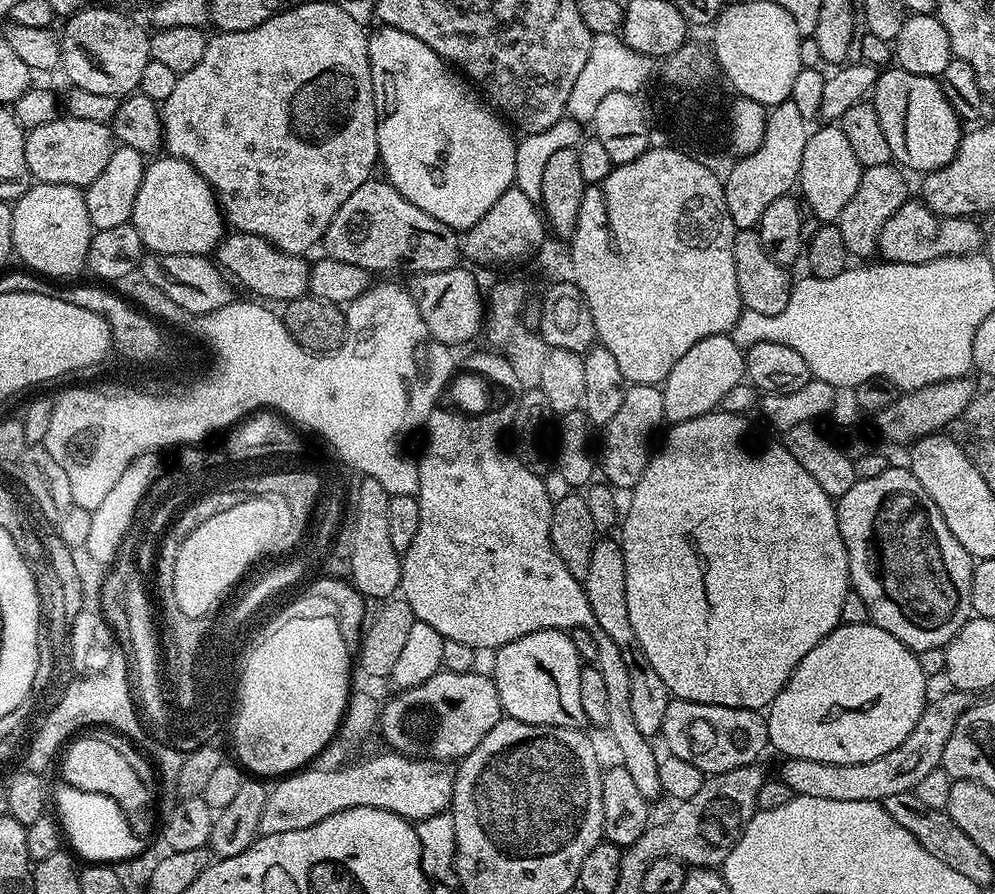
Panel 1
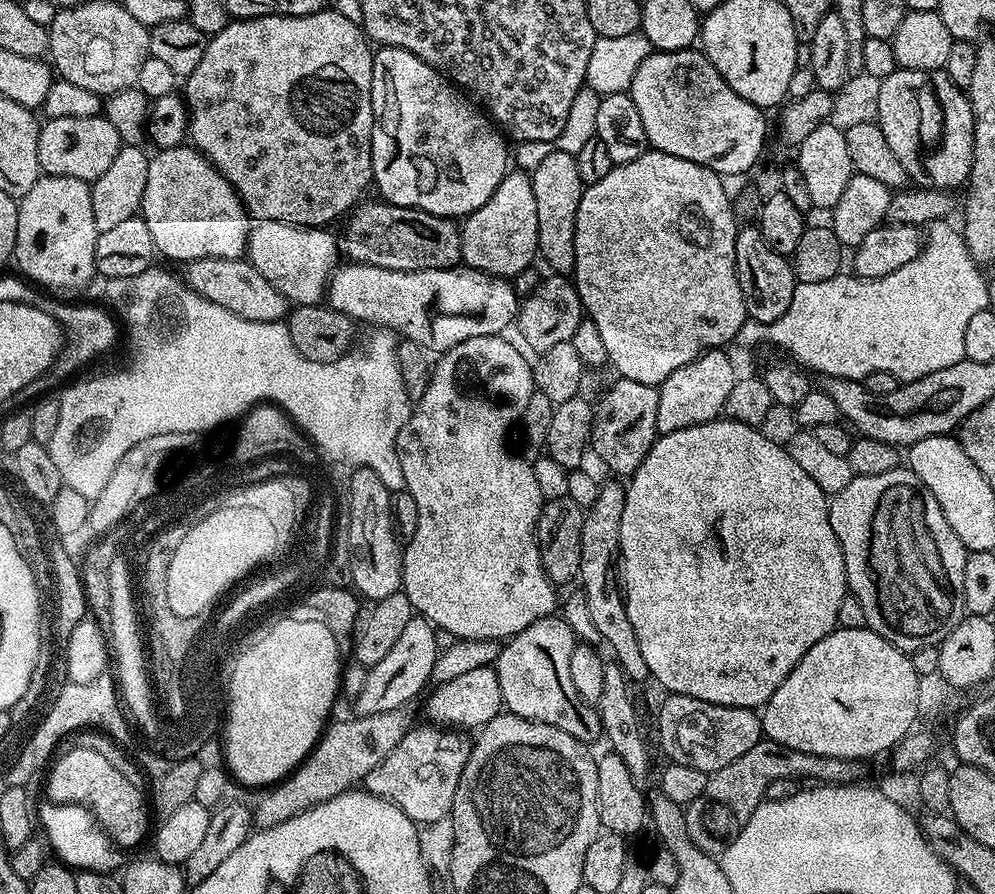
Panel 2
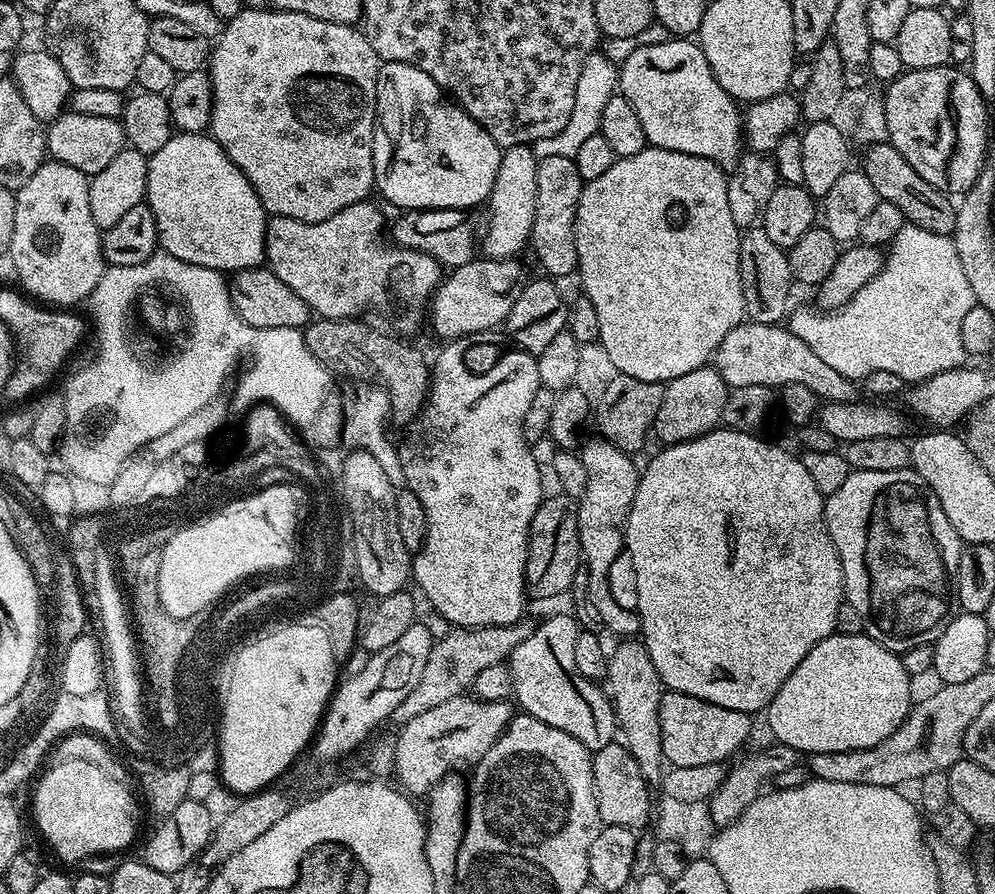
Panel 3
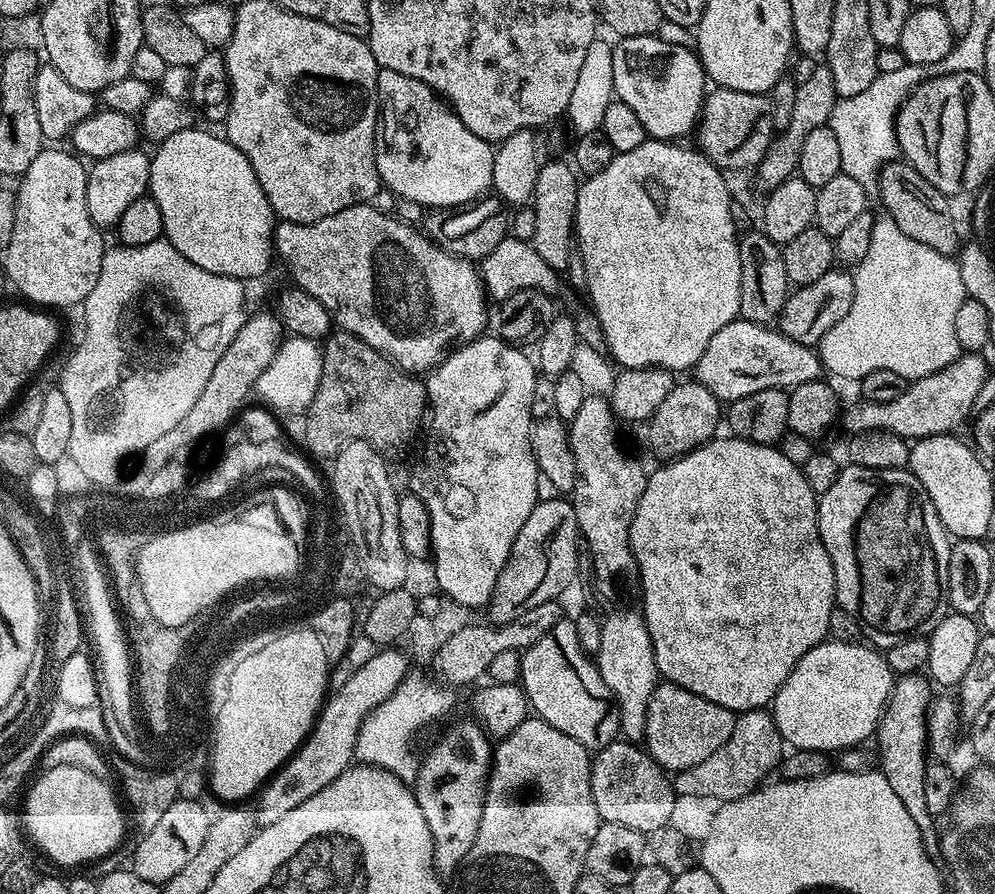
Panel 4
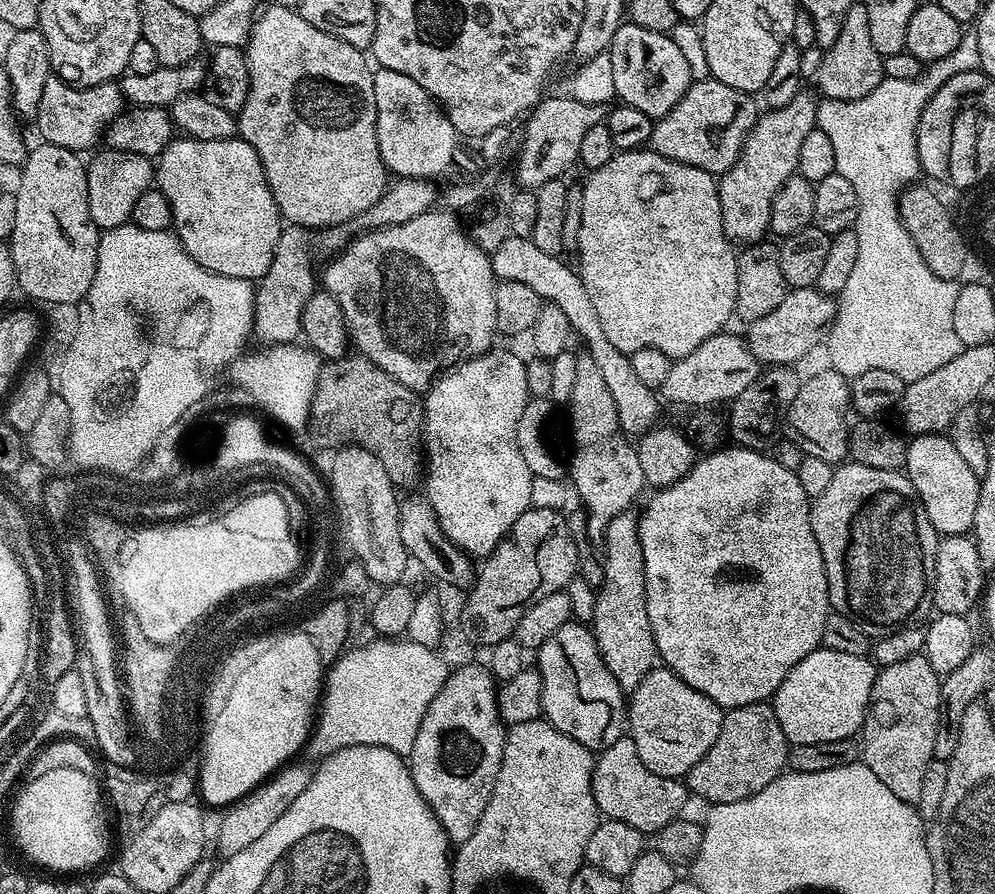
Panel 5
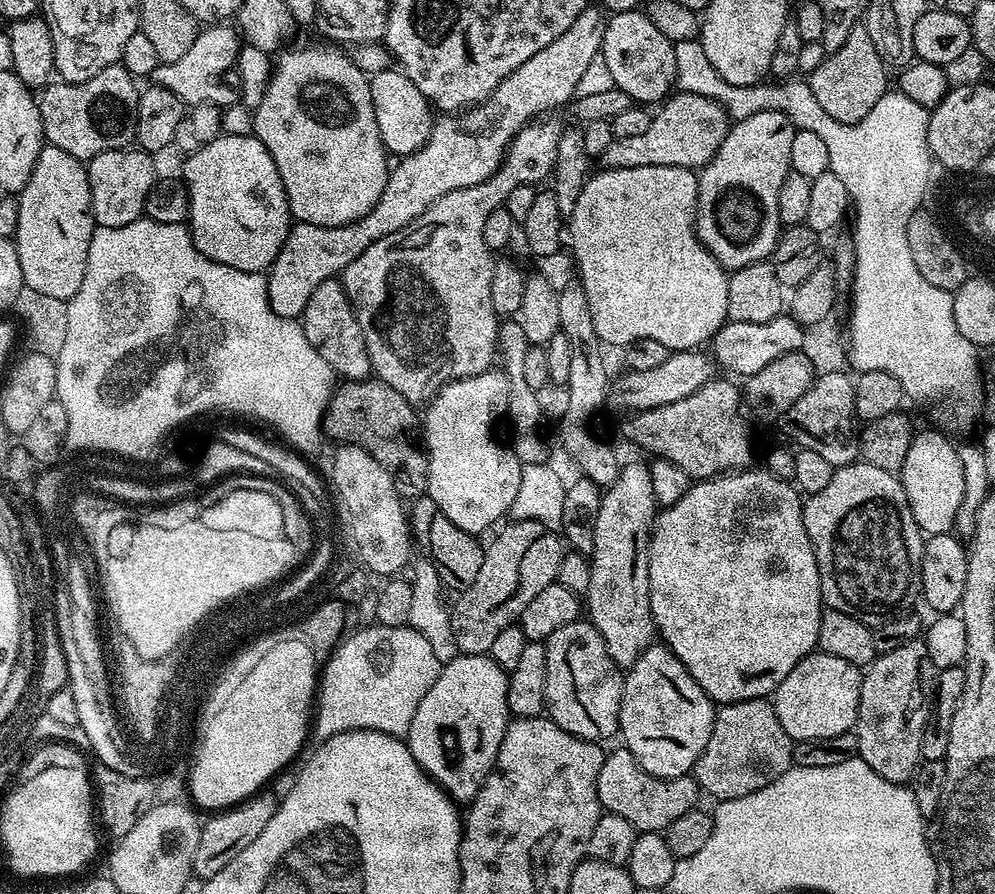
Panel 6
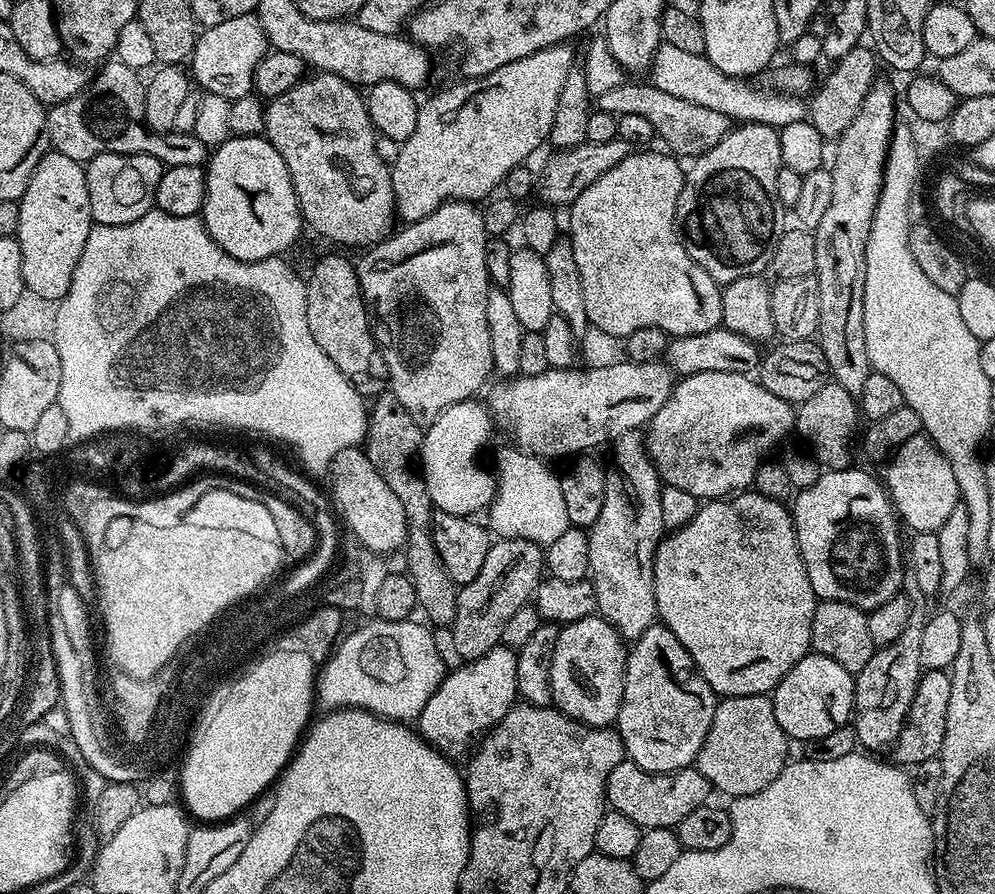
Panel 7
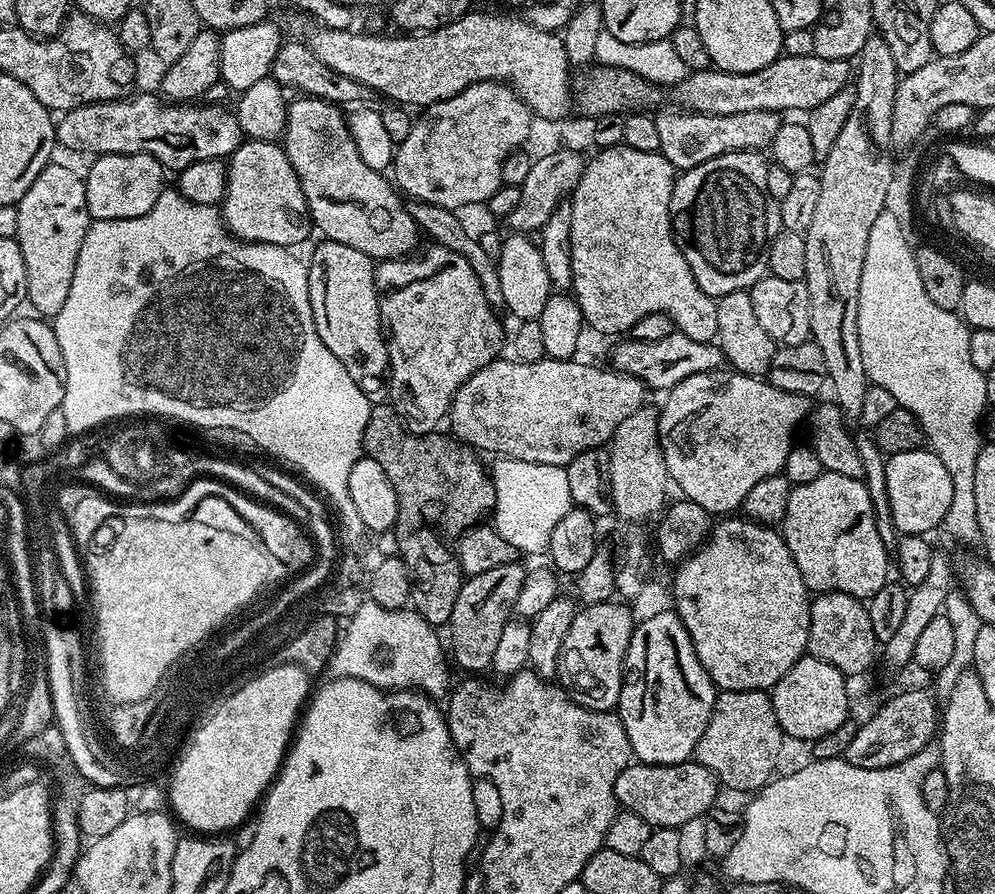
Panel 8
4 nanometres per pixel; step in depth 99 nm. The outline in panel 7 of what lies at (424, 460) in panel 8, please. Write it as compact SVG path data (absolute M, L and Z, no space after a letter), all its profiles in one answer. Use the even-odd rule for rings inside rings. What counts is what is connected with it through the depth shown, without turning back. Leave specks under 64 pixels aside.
M380 394L371 401L368 431L362 447L370 462L374 462L374 470L382 474L386 486L394 490L398 502L402 502L402 510L406 510L408 539L403 551L408 559L407 575L411 576L414 582L419 611L424 611L434 623L448 626L458 610L458 586L450 578L450 574L446 574L446 566L442 566L442 558L436 553L432 541L430 525L434 509L428 487L418 467L421 439L421 425L416 424L410 414L406 414L406 406L402 406L396 396Z

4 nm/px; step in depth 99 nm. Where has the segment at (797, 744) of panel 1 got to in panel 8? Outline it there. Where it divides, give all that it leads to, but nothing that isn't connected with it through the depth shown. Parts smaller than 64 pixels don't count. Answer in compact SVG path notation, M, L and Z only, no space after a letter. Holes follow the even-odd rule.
M805 654L798 662L794 662L794 666L790 666L788 673L777 682L776 687L771 689L770 692L774 714L778 718L785 737L792 739L793 736L796 740L811 742L822 738L822 734L830 734L830 730L835 730L836 727L842 726L842 722L850 719L844 679L844 673L839 672L834 666L830 666L830 662L822 662L813 656Z

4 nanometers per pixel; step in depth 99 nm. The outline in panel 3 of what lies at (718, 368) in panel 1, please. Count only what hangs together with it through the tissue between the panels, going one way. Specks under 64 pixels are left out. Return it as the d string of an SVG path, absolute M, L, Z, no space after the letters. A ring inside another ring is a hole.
M712 366L690 370L690 374L682 374L682 378L669 380L664 390L662 406L656 415L654 436L661 440L661 445L667 446L711 432L723 421L729 391L728 383Z

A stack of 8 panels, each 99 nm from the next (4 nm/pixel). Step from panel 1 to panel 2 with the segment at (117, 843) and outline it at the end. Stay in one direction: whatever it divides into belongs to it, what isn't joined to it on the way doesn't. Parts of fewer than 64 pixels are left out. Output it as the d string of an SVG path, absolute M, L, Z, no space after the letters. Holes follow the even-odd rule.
M41 801L37 805L37 823L41 831L45 832L43 835L49 849L65 867L75 871L112 874L121 869L125 863L122 856L124 854L101 827L100 821L88 808L84 808L80 804Z

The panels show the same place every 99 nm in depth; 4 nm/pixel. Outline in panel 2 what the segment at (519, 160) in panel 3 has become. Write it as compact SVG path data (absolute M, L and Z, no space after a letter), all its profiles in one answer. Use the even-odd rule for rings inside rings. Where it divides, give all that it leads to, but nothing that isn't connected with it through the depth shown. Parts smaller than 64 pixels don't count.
M510 170L498 189L460 226L461 261L470 268L492 276L512 276L524 271L537 259L538 208L535 205L531 175L527 171Z

